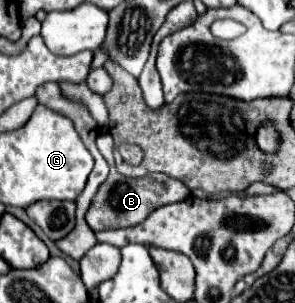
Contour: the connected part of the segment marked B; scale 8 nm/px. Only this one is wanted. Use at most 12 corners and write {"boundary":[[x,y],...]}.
{"boundary":[[113,138],[97,148],[111,172],[87,224],[93,232],[143,222],[155,208],[187,198],[167,174],[127,178],[115,170]]}

